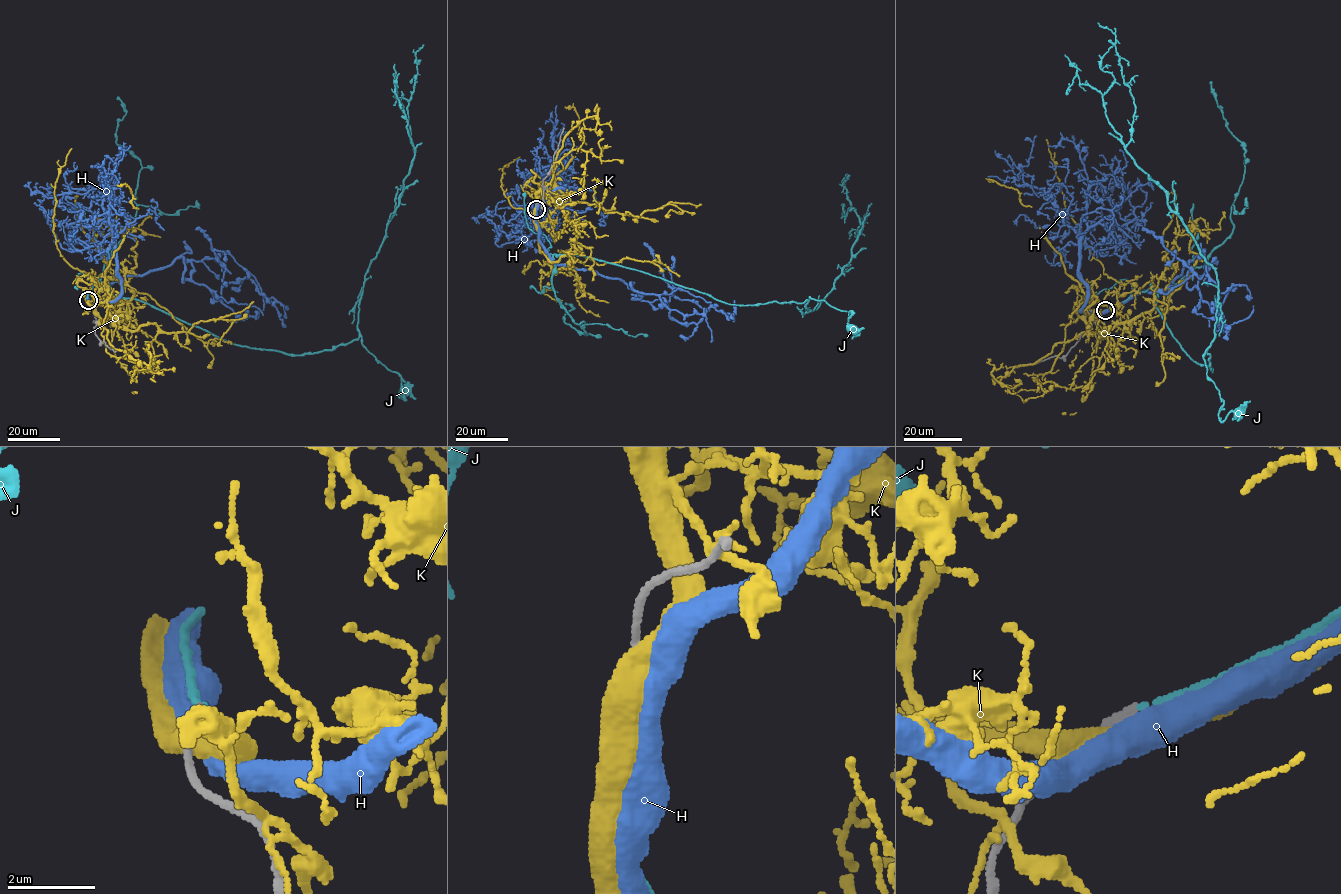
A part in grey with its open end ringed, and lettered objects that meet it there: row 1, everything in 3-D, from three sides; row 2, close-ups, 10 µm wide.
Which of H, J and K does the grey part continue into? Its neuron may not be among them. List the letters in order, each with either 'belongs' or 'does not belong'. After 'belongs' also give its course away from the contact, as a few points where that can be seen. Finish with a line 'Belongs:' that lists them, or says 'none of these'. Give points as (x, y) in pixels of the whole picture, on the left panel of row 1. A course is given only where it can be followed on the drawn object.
H: does not belong
J: belongs | via (88, 300), (99, 279), (114, 295), (233, 343), (293, 354), (360, 336), (401, 377), (403, 392)
K: does not belong
Belongs: J

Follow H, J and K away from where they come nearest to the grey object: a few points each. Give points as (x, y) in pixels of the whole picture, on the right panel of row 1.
H: (1104, 310), (1164, 292), (1189, 260), (1187, 286), (1217, 311), (1232, 285), (1216, 302), (1219, 289), (1198, 255)
J: (1105, 310), (1154, 288), (1182, 348), (1212, 371), (1210, 355), (1203, 358), (1222, 400), (1219, 419), (1239, 413)
K: (1102, 311), (1078, 315), (1096, 300), (1102, 304), (1119, 284), (1103, 273), (1069, 214), (1046, 139)

